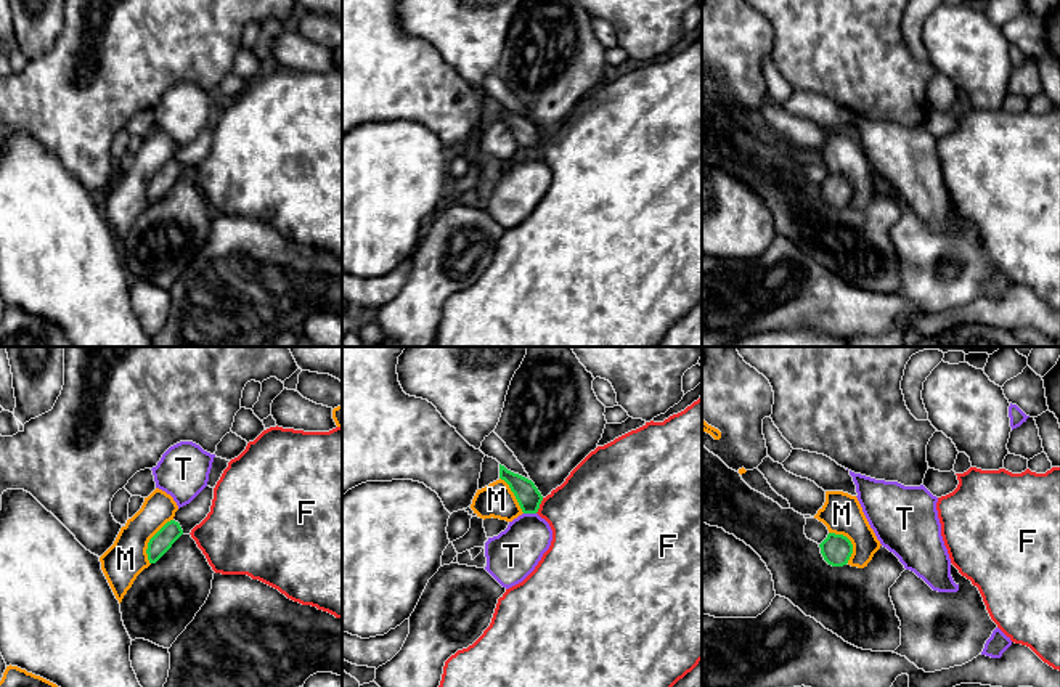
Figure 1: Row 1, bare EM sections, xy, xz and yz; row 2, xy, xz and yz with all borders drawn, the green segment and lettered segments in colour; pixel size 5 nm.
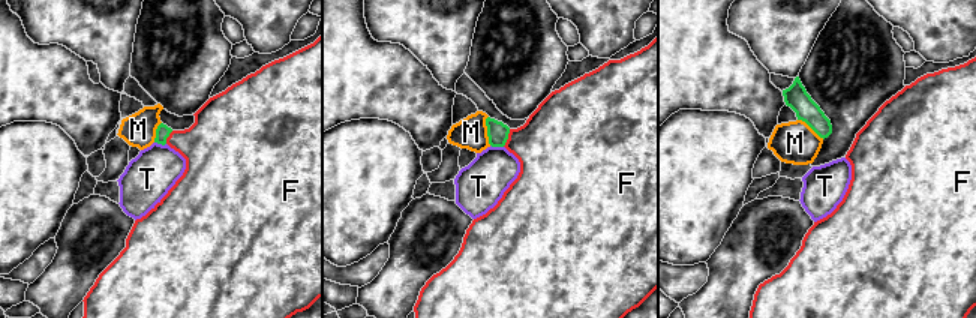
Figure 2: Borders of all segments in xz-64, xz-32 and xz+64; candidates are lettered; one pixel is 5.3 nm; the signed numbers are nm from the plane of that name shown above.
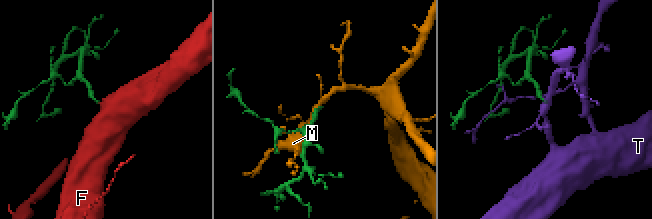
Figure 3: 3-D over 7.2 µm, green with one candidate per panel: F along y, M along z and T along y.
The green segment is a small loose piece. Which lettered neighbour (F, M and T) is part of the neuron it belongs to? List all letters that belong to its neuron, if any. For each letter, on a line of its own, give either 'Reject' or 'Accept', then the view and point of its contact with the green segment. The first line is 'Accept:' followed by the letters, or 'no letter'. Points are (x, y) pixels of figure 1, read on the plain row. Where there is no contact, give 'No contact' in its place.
Accept: F
F: Accept. Touches green at xz (538, 146)
M: Reject. Touches green at xy (150, 182)
T: Reject. Touches green at xz (530, 153)

